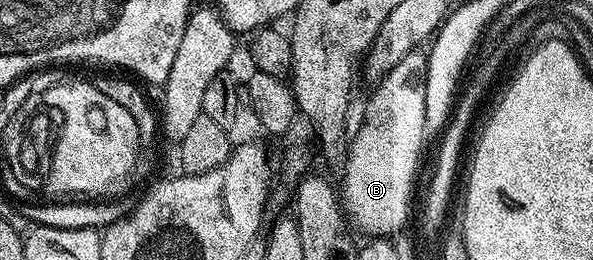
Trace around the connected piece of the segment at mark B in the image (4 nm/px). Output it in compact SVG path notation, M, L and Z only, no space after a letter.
M416 48L411 50L401 60L399 64L394 66L385 77L380 78L377 85L374 87L375 90L371 94L371 99L367 102L367 115L363 118L363 127L354 134L350 139L349 145L345 150L345 161L342 163L343 166L343 192L341 188L341 206L345 211L346 217L352 222L355 221L365 233L371 234L367 236L395 236L399 229L407 222L407 213L411 210L411 189L415 186L415 173L419 170L419 157L423 154L423 138L427 134L425 128L425 80L427 79L427 54L422 49Z

